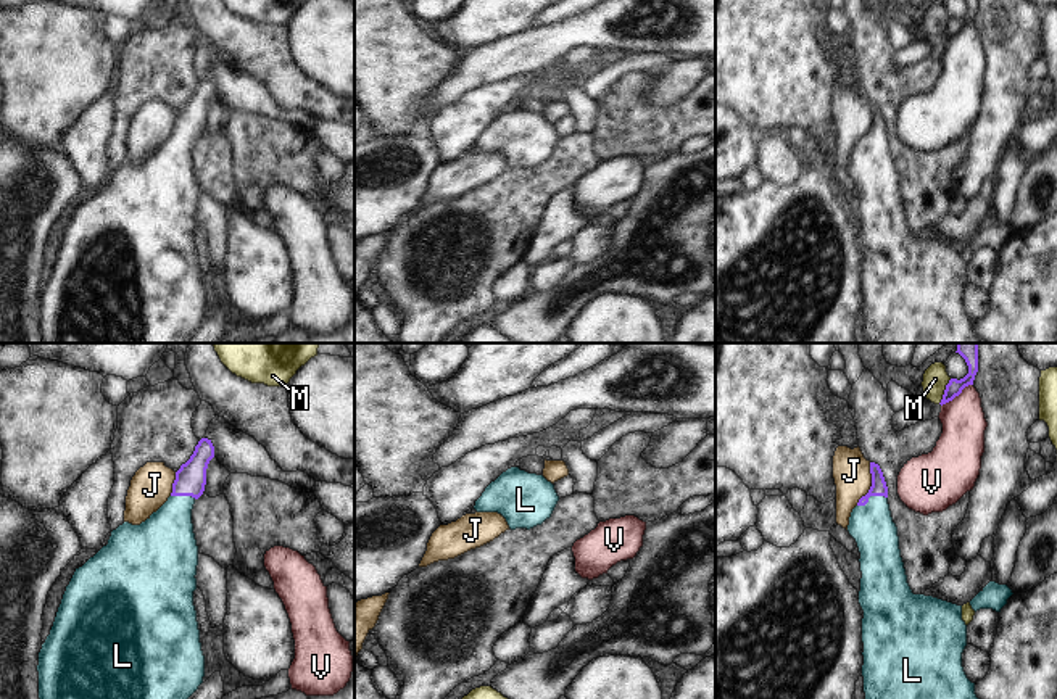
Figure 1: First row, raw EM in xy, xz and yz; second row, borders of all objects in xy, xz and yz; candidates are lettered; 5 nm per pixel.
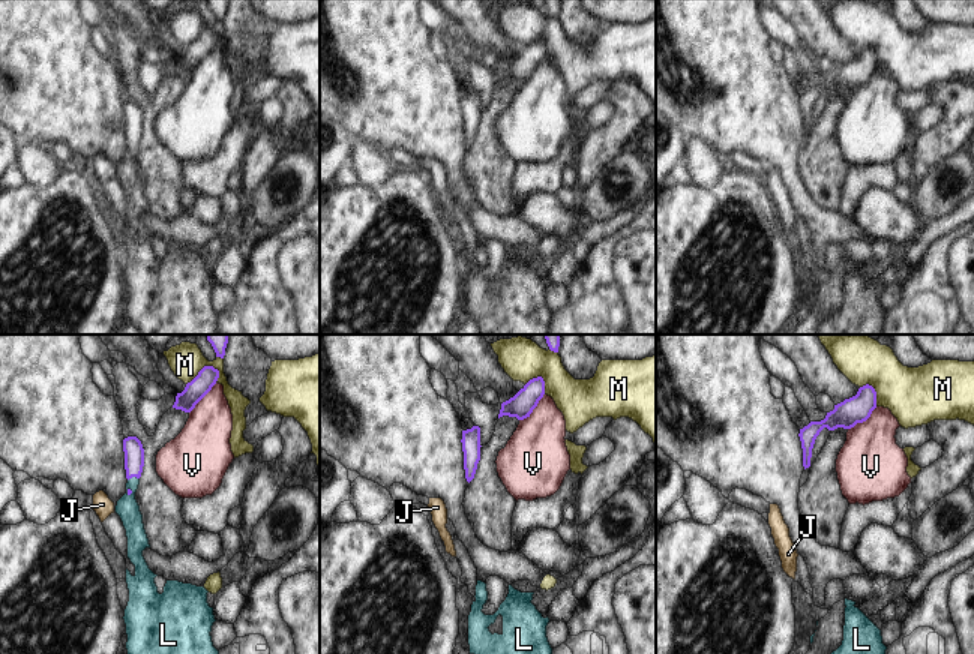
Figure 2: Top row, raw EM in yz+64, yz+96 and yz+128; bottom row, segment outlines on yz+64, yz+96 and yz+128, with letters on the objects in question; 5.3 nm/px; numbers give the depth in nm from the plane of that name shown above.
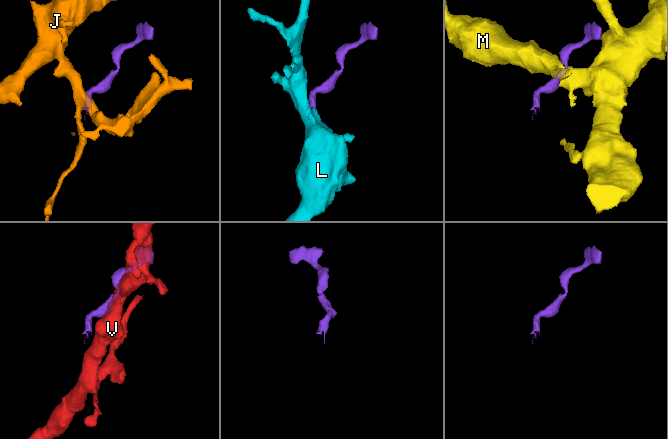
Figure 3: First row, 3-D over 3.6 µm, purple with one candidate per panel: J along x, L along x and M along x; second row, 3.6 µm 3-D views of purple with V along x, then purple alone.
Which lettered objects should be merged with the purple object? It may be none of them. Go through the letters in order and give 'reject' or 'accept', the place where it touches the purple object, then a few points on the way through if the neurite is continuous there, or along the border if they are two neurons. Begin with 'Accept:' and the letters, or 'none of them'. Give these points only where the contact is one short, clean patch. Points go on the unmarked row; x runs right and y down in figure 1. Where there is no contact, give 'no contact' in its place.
Accept: L
J: reject | yz (872, 123) | along yz (870, 102), (870, 128), (856, 144)
L: accept | yz (870, 134) | across yz (878, 126), (870, 134), (872, 166)
M: reject | yz (945, 31) | along yz (951, 18), (938, 42)
V: reject | yz (956, 34)

